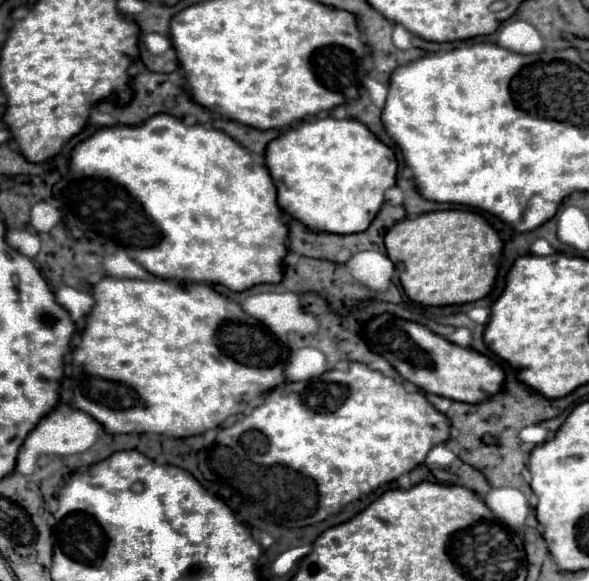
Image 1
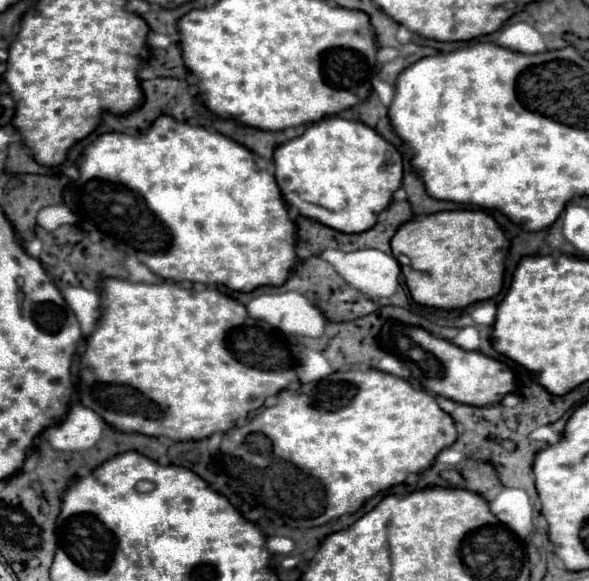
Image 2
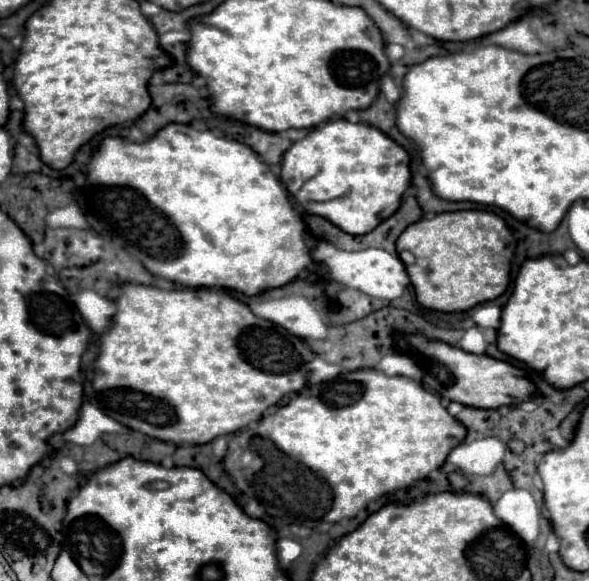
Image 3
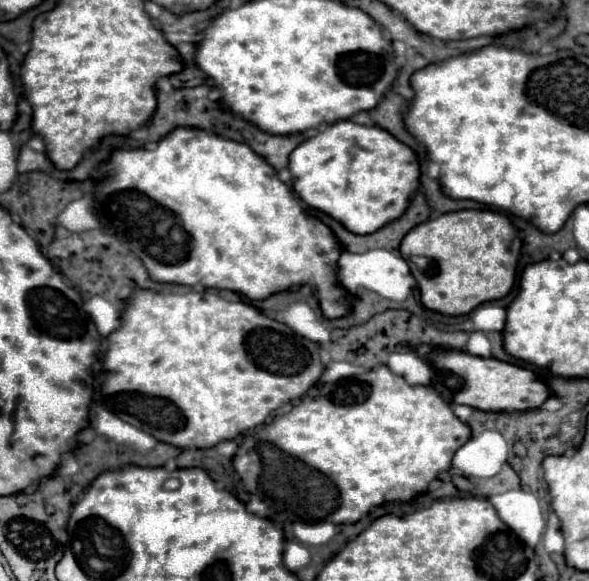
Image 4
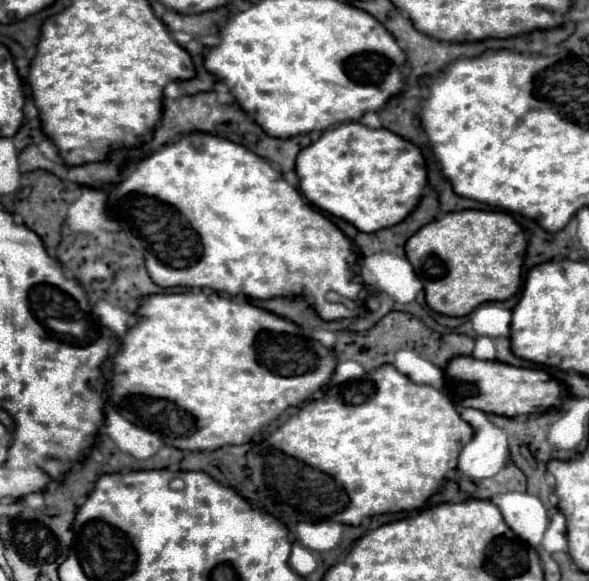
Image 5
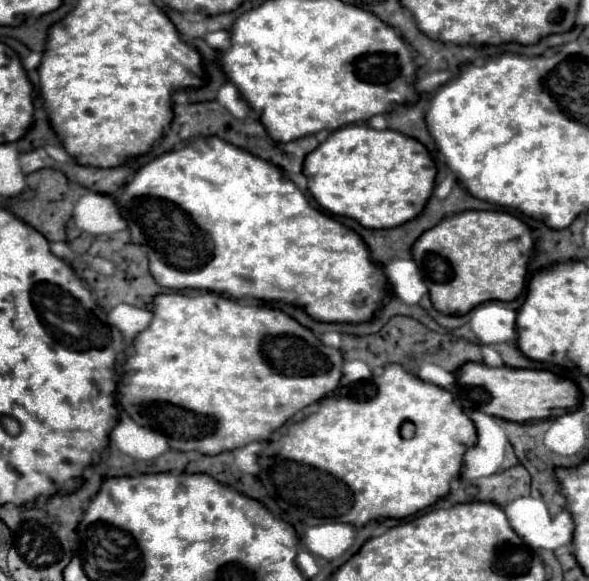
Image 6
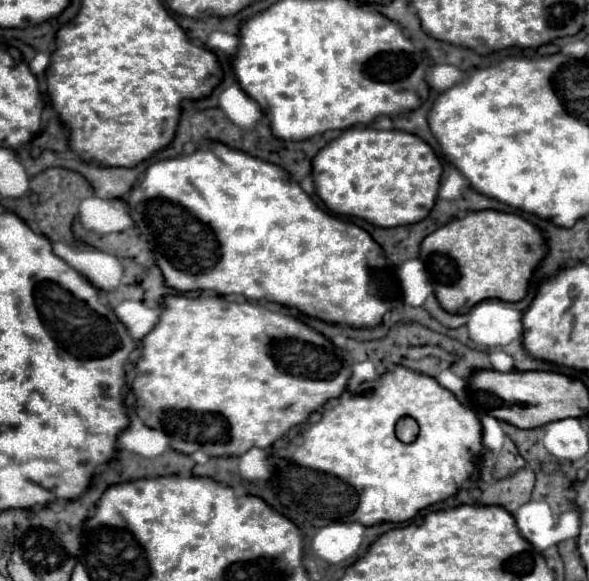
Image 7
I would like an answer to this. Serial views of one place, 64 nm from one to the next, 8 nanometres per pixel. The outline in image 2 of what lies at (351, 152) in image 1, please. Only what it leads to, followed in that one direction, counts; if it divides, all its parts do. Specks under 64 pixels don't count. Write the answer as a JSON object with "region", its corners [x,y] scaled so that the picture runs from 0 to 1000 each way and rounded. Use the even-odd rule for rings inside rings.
{"region":[[[564,200],[523,213],[513,234],[503,234],[465,255],[465,303],[486,351],[506,358],[513,372],[543,379],[543,386],[557,386],[557,392],[570,392],[584,403],[611,403],[635,389],[642,368],[666,348],[666,330],[679,324],[683,269],[628,217],[608,207]]]}

